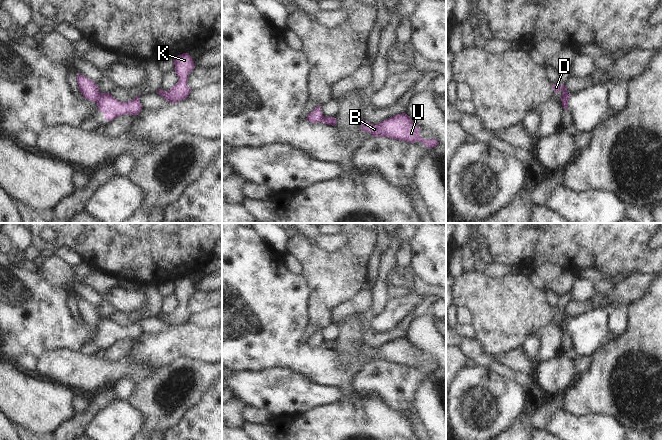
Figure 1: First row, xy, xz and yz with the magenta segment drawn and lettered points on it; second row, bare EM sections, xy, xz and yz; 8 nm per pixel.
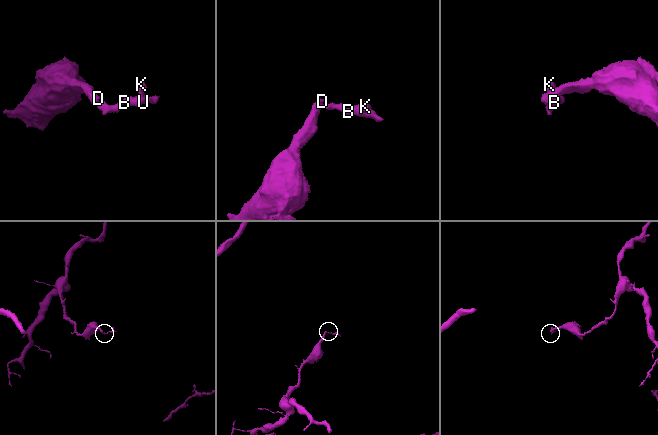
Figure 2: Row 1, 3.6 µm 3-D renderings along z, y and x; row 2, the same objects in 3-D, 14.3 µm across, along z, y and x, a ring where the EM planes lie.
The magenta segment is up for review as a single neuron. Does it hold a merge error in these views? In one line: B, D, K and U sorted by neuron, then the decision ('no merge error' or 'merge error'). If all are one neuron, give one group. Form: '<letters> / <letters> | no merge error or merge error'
B K U / D | merge error

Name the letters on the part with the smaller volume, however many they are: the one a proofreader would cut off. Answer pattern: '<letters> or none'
B, K, U

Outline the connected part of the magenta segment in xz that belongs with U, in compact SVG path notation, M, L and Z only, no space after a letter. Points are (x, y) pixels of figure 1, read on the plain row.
M406 337L397 338L376 349L361 343L361 355L371 357L373 361L388 361L409 367L420 365L428 373L434 372L439 368L436 363L426 364L422 362L420 360L420 352Z

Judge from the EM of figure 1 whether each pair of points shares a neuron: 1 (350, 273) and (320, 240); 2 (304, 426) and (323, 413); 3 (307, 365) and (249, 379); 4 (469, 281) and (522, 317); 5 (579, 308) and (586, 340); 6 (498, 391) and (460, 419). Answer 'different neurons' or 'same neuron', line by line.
1: different neurons
2: same neuron
3: different neurons
4: same neuron
5: different neurons
6: same neuron

